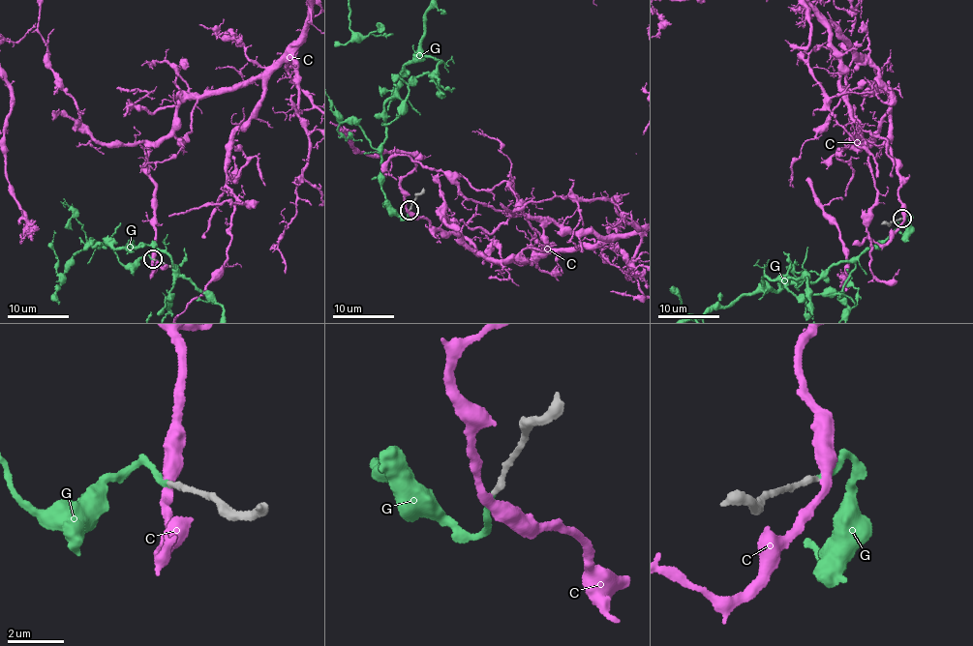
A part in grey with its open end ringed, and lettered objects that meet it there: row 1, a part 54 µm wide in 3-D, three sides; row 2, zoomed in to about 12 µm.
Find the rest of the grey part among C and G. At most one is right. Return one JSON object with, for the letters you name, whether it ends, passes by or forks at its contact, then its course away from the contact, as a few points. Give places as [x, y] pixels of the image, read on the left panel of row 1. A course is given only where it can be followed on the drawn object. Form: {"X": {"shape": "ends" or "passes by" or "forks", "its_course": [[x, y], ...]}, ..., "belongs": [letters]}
{"G": {"shape": "ends"}, "belongs": ["G"]}

